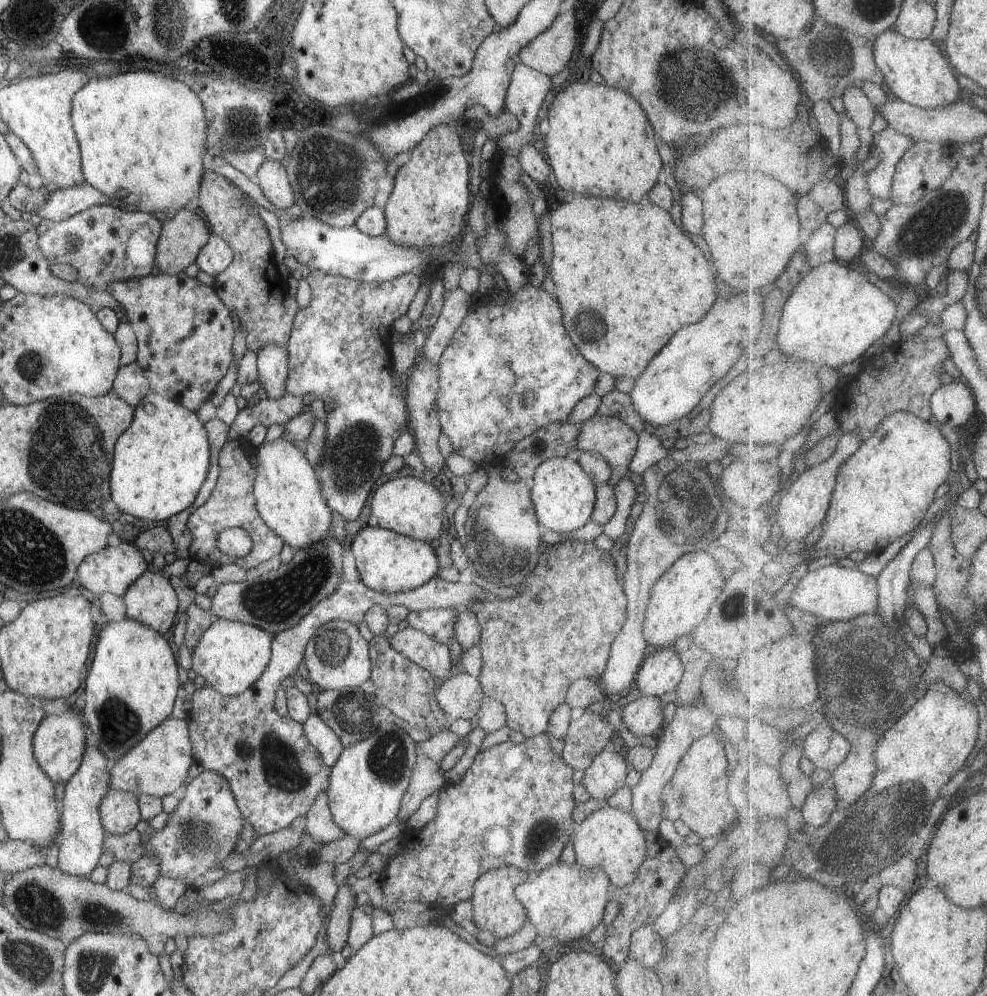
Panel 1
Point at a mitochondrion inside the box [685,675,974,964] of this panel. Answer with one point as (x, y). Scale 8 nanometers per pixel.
(890, 821)

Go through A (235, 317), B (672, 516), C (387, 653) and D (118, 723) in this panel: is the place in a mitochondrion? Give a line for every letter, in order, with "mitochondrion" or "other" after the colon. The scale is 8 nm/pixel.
A: other
B: mitochondrion
C: other
D: mitochondrion

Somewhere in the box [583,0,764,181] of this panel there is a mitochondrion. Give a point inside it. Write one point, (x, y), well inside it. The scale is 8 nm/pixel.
(690, 79)

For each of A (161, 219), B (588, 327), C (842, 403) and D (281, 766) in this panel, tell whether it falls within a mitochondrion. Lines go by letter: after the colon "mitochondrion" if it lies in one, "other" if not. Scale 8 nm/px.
A: other
B: mitochondrion
C: other
D: mitochondrion

